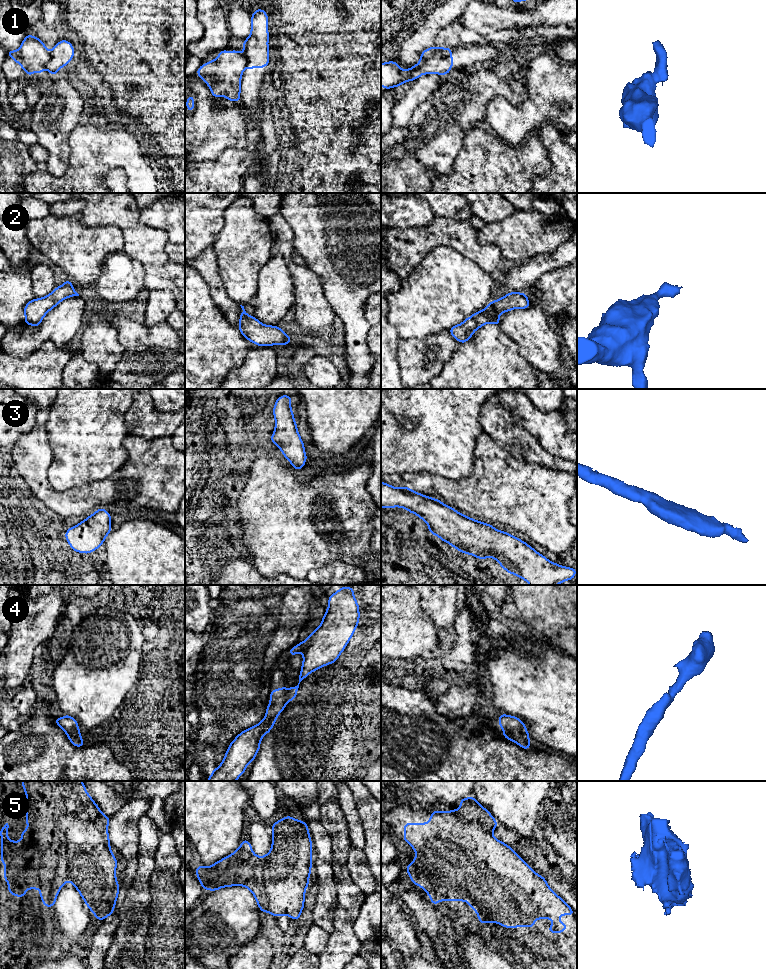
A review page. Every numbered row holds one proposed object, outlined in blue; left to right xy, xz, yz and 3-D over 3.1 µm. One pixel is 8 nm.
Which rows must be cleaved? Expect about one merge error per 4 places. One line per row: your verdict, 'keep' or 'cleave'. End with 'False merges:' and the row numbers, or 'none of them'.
1: cleave
2: keep
3: keep
4: keep
5: keep
False merges: 1

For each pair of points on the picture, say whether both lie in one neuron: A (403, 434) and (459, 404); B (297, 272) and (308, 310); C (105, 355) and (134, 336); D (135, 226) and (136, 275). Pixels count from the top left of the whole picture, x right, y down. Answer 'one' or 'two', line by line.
A: one
B: one
C: two
D: two

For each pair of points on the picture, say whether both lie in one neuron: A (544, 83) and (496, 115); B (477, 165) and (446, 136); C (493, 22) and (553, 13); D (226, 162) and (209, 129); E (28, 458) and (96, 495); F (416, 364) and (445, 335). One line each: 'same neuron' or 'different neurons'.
A: same neuron
B: different neurons
C: same neuron
D: different neurons
E: same neuron
F: same neuron

